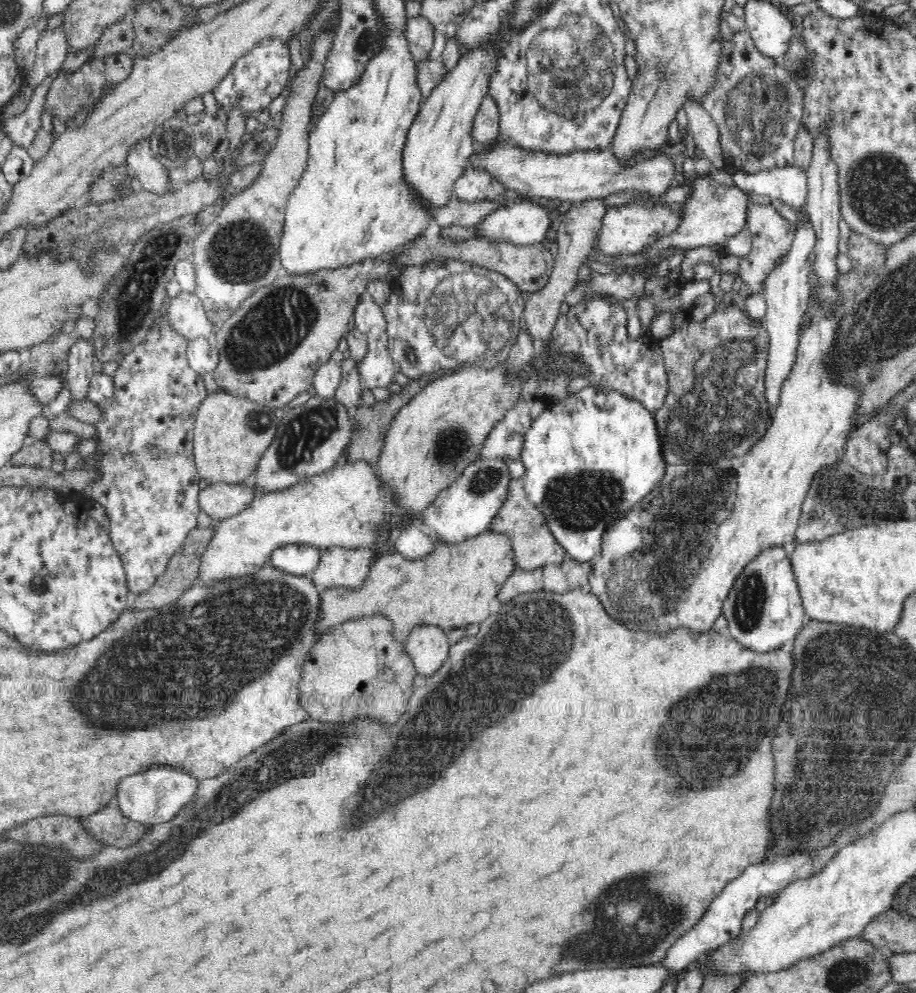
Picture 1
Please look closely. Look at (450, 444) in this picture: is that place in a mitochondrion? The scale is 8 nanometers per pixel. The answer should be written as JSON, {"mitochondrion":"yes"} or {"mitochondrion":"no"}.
{"mitochondrion":"yes"}

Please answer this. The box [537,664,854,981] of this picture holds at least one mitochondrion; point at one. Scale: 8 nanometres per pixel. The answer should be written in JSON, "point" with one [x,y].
{"point":[628,921]}

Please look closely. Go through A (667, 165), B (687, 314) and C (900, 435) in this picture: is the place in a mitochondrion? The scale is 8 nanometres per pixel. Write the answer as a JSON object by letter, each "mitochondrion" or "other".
{"A":"other","B":"other","C":"other"}

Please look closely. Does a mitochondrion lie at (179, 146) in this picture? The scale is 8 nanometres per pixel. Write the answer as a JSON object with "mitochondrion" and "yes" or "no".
{"mitochondrion":"no"}

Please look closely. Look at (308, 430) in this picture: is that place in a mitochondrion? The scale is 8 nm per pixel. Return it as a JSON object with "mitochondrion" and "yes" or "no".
{"mitochondrion":"yes"}

